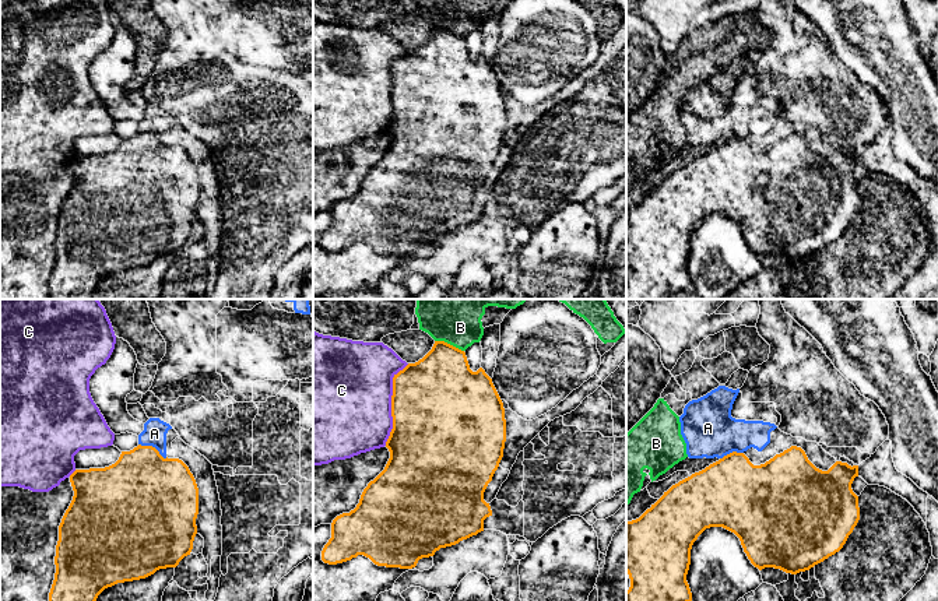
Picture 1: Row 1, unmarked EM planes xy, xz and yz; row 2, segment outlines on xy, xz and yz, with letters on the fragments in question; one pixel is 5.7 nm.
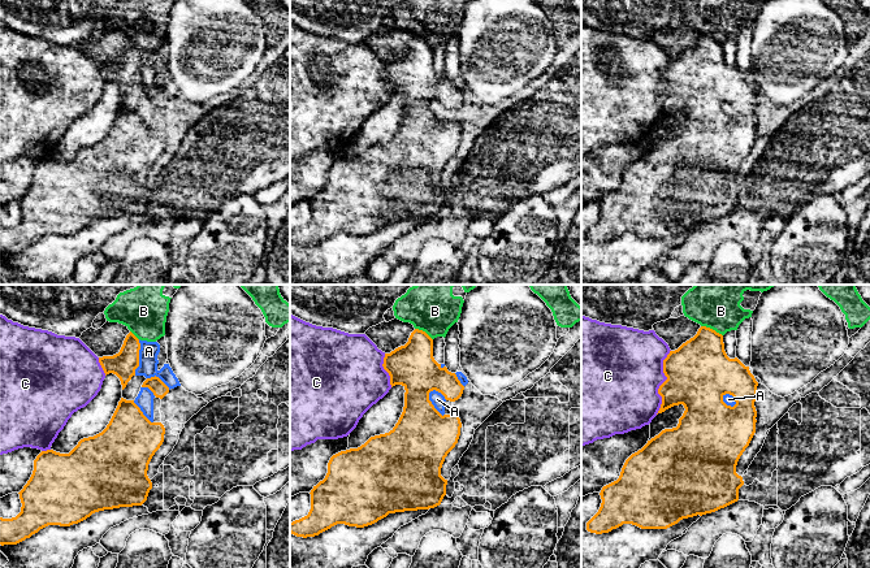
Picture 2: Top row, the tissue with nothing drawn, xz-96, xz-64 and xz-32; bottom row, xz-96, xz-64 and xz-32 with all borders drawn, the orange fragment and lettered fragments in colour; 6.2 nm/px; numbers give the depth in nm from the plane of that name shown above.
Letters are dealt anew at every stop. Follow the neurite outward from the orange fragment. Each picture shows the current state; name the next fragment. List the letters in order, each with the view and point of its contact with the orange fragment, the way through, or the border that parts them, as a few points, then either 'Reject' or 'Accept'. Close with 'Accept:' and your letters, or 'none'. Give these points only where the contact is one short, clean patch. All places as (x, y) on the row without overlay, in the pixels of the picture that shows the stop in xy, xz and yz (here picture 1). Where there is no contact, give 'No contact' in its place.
A: Touches orange at xy (151, 133). Accept
B: Touches orange at xz (449, 31). Reject
C: Touches orange at xz (392, 91). Reject
Accept: A

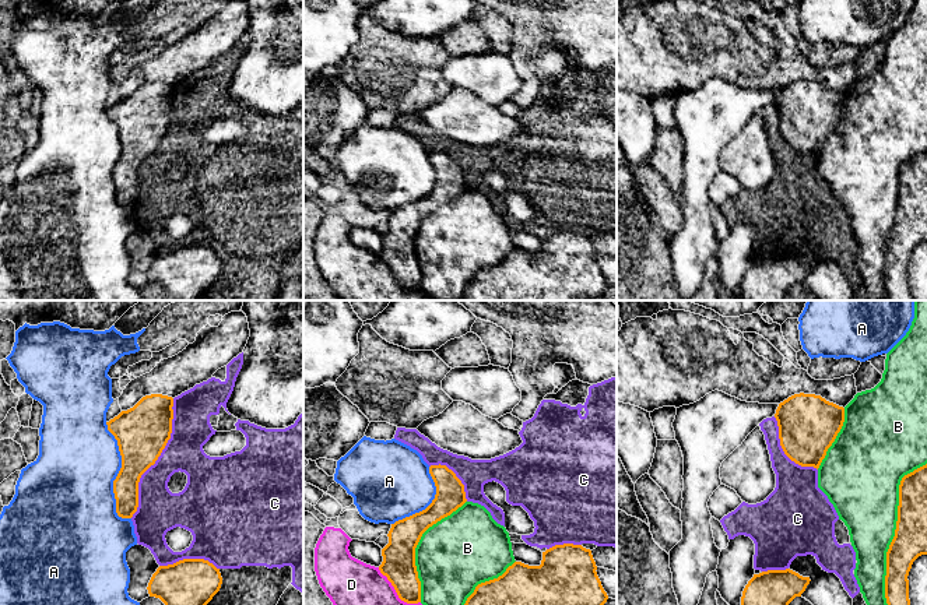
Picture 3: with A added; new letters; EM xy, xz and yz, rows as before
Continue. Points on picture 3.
A: Touches orange at xy (118, 162). Reject
B: Touches orange at yz (895, 221). Reject
C: Touches orange at xy (157, 146). Reject
D: Touches orange at xz (396, 278). Reject
Accept: none

